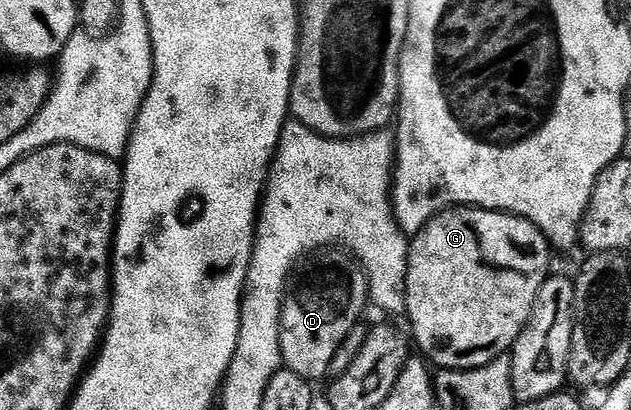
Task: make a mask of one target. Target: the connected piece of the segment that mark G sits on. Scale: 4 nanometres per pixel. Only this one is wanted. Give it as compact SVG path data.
M451 206L445 212L433 216L420 231L413 233L410 240L408 254L408 278L406 279L406 311L405 319L410 319L409 331L412 333L413 343L423 357L431 365L442 370L465 370L467 368L483 368L498 356L505 356L513 348L516 338L530 321L536 298L542 289L542 283L551 275L550 255L552 249L546 236L532 222L519 216L511 216L509 212L490 212L487 208L471 208L469 206Z

